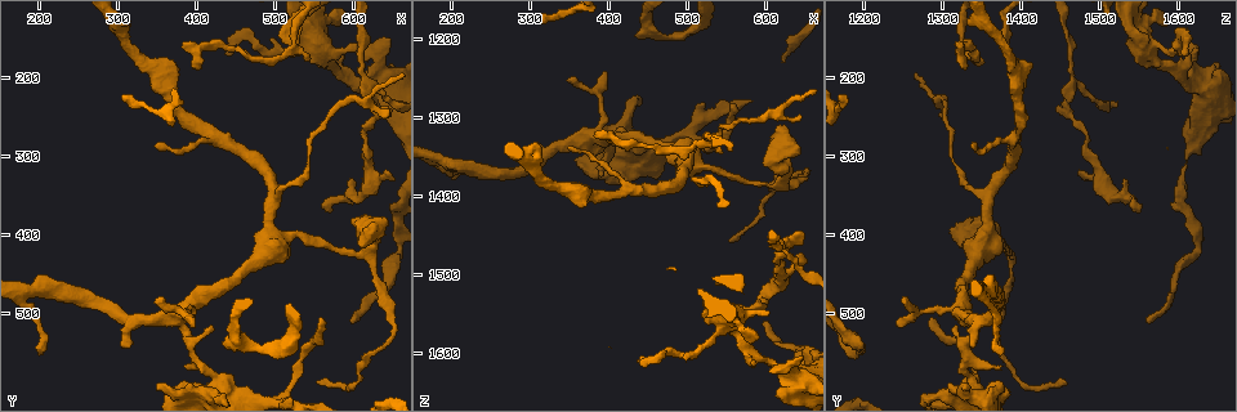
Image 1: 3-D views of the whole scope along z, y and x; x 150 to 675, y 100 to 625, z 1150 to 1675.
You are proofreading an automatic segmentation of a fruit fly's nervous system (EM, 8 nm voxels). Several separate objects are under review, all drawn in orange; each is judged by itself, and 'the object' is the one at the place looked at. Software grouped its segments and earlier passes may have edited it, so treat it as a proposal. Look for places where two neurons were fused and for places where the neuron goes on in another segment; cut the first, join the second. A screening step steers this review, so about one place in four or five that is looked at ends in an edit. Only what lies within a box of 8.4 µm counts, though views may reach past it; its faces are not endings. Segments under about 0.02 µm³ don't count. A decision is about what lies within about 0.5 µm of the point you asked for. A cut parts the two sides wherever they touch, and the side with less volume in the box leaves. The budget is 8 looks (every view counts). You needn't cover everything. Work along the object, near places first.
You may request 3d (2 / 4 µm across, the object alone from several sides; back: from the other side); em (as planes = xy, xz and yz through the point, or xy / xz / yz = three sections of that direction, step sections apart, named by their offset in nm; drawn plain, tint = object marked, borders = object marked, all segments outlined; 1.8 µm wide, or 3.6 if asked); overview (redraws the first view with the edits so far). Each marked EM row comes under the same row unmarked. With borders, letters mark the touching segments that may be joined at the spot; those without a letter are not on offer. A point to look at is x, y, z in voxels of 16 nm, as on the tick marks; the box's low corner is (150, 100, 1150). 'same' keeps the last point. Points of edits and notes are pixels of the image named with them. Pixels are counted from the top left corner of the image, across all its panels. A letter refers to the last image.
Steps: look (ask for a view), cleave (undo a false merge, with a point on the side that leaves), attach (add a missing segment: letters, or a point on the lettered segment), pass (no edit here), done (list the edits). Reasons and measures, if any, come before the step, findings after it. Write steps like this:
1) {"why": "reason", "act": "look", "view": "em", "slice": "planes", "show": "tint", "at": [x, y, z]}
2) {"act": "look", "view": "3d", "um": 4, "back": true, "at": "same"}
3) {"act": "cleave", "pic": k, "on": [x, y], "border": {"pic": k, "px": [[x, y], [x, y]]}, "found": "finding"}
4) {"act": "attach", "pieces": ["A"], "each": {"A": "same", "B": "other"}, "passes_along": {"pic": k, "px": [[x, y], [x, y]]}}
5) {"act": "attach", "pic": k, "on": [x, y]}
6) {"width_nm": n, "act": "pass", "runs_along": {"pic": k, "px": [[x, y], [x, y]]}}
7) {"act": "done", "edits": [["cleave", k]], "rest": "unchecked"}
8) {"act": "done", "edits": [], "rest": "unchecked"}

{"why": "sharp bend", "act": "look", "view": "3d", "um": 4, "at": [430, 590, 1335]}

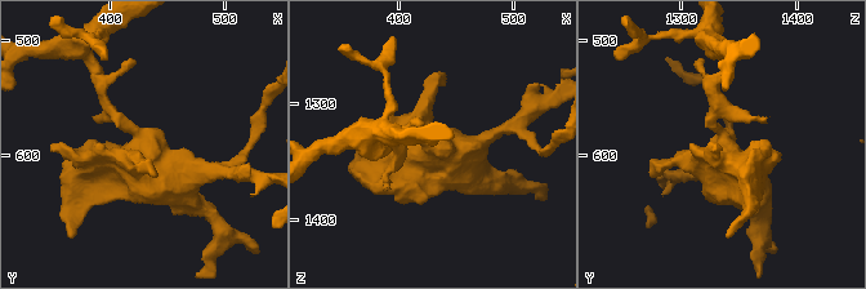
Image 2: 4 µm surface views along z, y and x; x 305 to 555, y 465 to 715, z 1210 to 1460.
{"why": "need the tissue", "act": "look", "view": "em", "slice": "planes", "show": "borders", "at": [428, 592, 1338]}

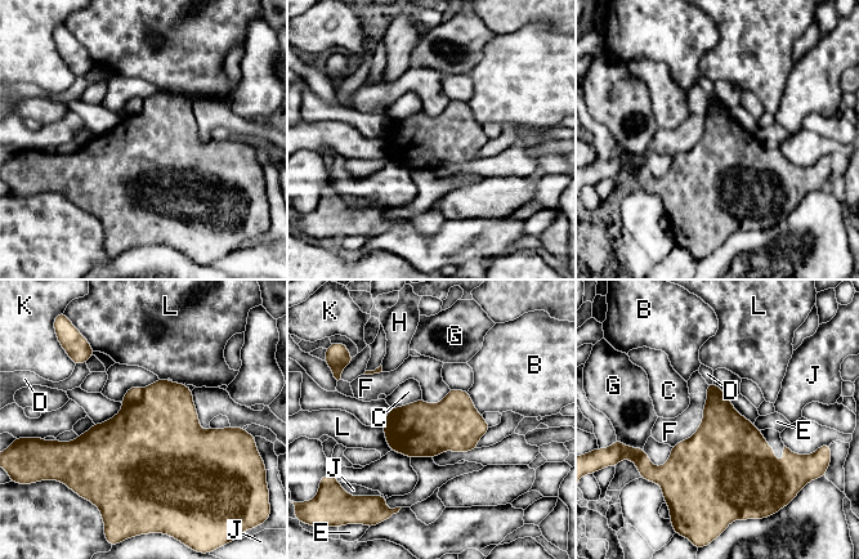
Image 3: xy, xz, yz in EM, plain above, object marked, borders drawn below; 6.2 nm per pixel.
{"width_nm": 340, "act": "cleave", "pic": 3, "on": [159, 434], "each": {"B": "other", "C": "other", "D": "other", "E": "other", "F": "other", "G": "other", "H": "other", "J": "other", "K": "other", "L": "other"}, "border": {"pic": 3, "px": [[144, 389], [138, 401], [124, 403]]}, "found": "a second neuron is stuck on"}

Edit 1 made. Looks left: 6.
{"why": "sharp bend", "act": "look", "view": "em", "slice": "yz", "step": 16, "show": "borders", "at": [480, 545, 1195]}

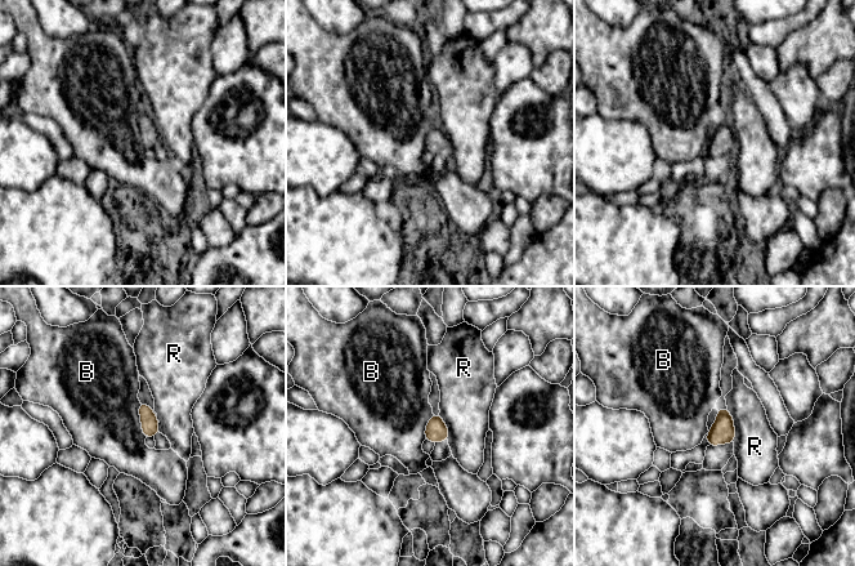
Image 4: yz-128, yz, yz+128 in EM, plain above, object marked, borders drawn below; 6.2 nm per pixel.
{"why": "another direction", "act": "look", "view": "em", "slice": "planes", "show": "borders", "at": "same"}

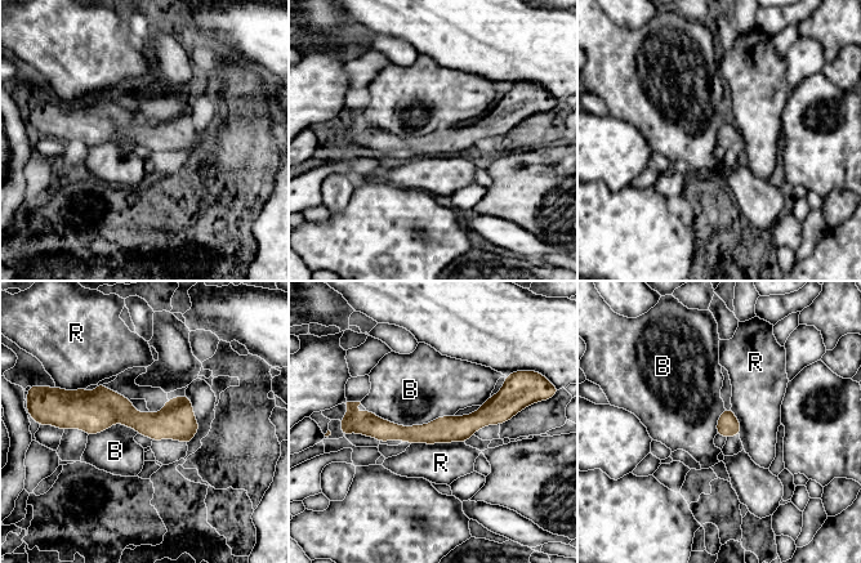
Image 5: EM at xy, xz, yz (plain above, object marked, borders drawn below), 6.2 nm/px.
{"width_nm": 140, "longest_contact_nm": ["B", 550], "act": "pass", "each": {"B": "other", "R": "other"}, "found": "continuous, no second neuron"}

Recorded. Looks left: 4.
{"why": "tapers out", "act": "look", "view": "3d", "um": 2, "at": [575, 375, 1555]}

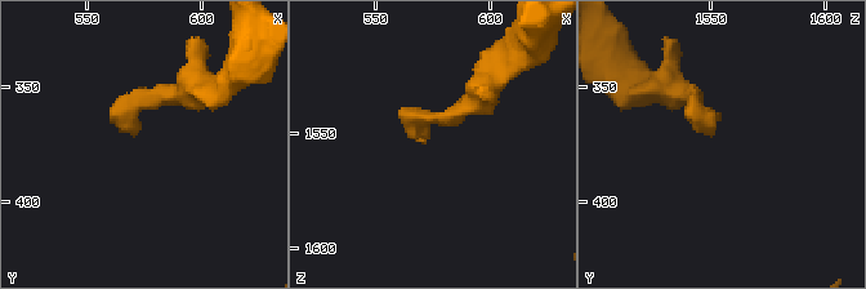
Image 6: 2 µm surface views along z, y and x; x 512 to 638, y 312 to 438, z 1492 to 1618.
{"why": "now the EM", "act": "look", "view": "em", "slice": "xy", "step": 4, "show": "tint", "at": [572, 372, 1551]}

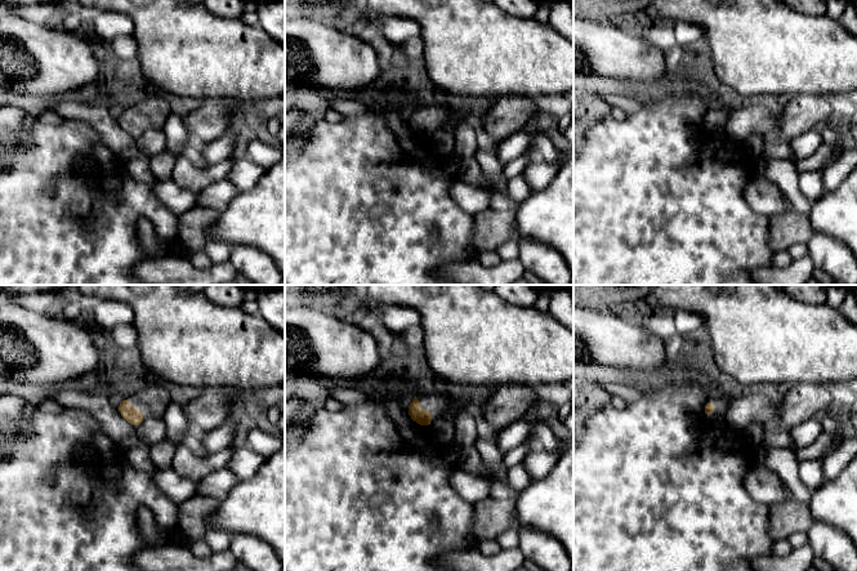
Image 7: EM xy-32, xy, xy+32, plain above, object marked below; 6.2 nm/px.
{"act": "look", "view": "em", "slice": "xz", "step": 16, "show": "borders", "at": "same"}

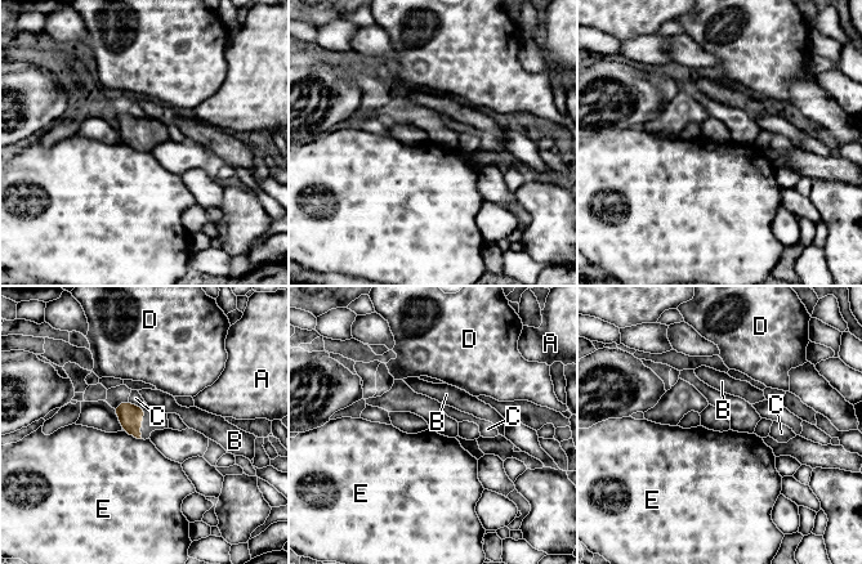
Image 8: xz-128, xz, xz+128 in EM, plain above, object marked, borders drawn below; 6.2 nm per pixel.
{"act": "pass", "each": {"A": "other", "B": "other", "C": "other", "D": "other", "E": "other"}, "border": {"pic": 8, "px": [[123, 430], [141, 439]]}, "found": "none of them fits"}

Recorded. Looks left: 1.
{"act": "done", "edits": [["cleave", 3]], "rest": "unchecked"}

